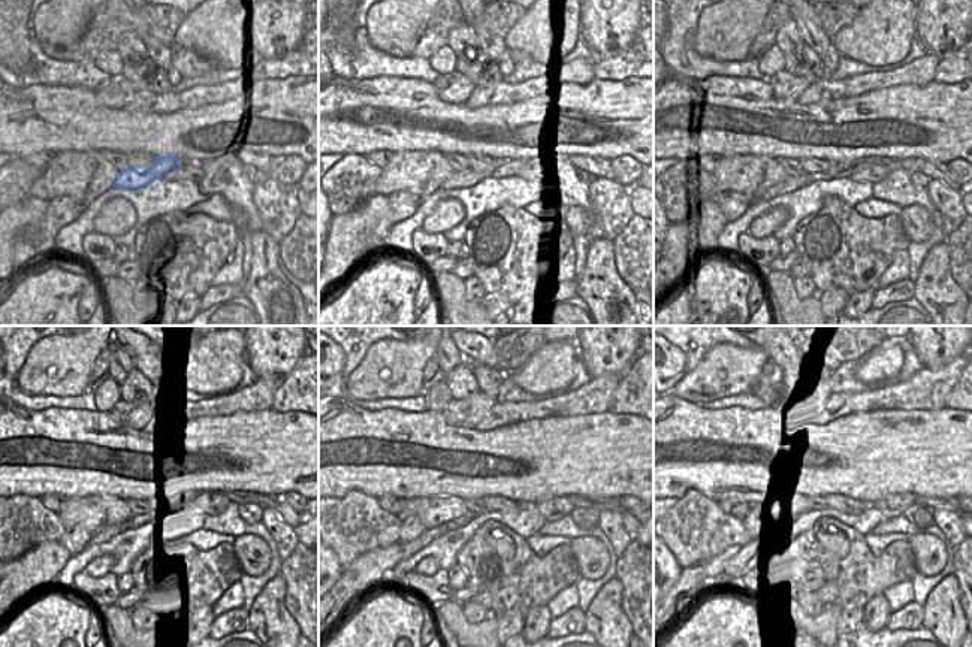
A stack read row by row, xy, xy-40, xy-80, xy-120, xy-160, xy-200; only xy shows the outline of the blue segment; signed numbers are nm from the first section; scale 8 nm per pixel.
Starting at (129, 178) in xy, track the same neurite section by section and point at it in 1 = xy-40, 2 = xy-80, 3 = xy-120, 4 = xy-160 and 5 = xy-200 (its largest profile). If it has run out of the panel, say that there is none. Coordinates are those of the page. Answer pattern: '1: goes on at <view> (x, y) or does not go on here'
1: goes on at xy-40 (459, 180)
2: goes on at xy-80 (791, 184)
3: goes on at xy-120 (106, 534)
4: goes on at xy-160 (429, 535)
5: goes on at xy-200 (733, 570)

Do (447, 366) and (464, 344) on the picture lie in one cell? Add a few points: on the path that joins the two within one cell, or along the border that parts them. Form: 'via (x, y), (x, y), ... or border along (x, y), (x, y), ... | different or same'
border along (452, 341), (465, 356) | different

